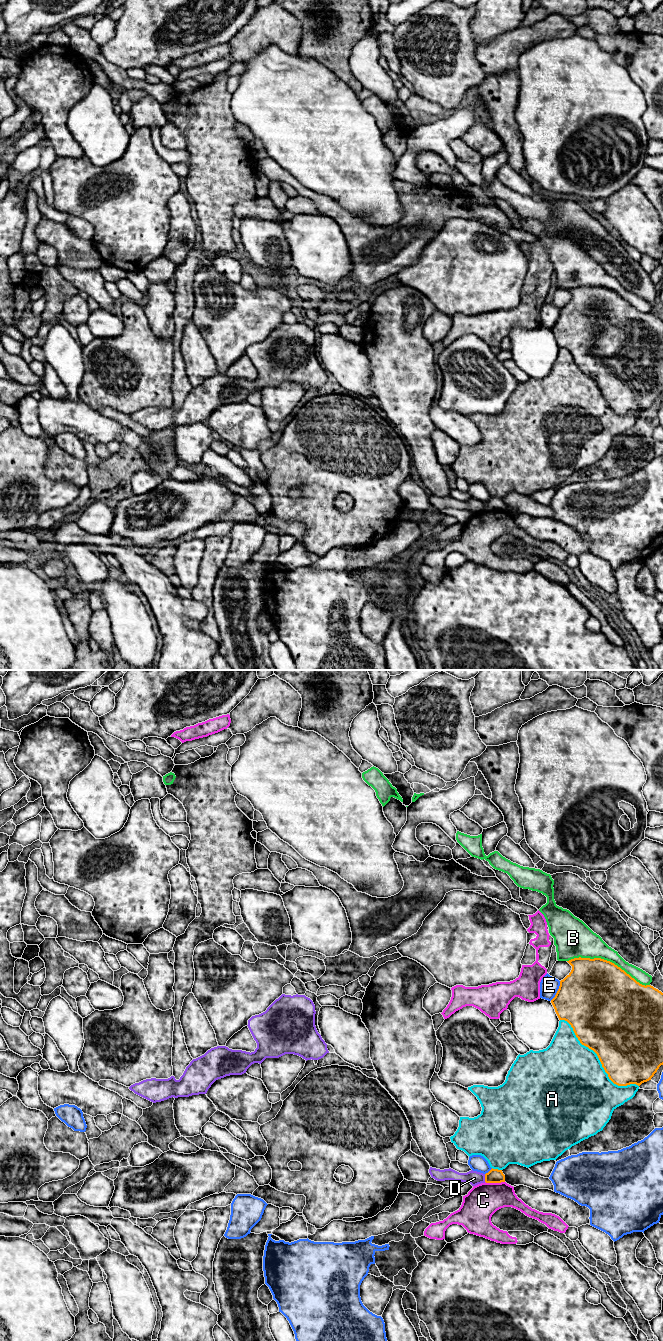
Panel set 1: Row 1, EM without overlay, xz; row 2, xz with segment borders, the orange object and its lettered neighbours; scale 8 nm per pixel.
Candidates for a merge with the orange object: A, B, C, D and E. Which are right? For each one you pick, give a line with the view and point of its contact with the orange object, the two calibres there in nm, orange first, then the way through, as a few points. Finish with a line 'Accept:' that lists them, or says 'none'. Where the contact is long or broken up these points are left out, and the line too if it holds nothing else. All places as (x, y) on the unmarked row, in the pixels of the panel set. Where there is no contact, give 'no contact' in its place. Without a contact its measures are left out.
Accept: none

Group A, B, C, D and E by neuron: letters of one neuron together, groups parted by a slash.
A / B / C / D / E

